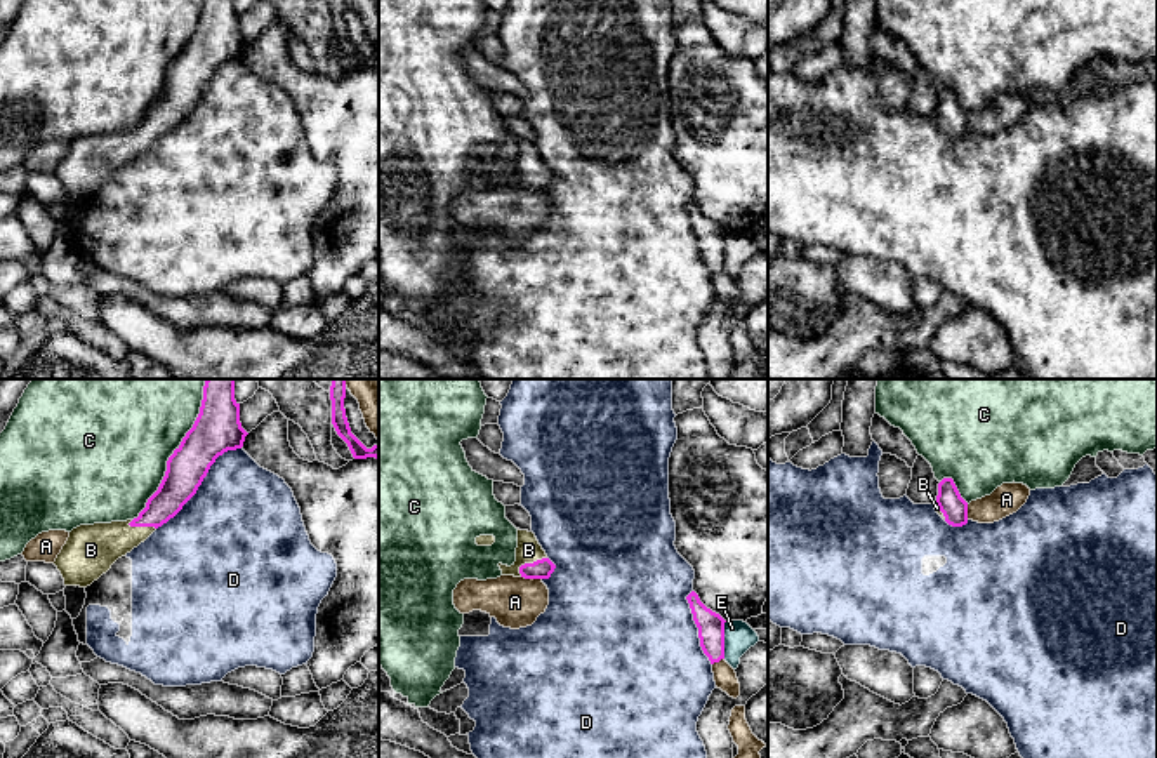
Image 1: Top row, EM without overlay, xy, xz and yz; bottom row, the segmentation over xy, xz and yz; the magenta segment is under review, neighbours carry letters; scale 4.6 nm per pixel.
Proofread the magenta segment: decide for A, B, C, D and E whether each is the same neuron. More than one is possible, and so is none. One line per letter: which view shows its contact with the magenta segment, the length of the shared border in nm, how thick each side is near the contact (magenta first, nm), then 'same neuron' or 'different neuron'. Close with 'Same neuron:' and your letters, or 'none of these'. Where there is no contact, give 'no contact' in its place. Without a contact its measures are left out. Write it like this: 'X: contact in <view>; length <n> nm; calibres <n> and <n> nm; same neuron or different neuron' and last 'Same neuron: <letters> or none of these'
A: contact in xz; length 100 nm; calibres 90 and 240 nm; different neuron
B: contact in xz; length 160 nm; calibres 90 and 120 nm; same neuron
C: contact in xy; length 750 nm; calibres 220 and 500 nm; different neuron
D: contact in xy; length 550 nm; calibres 200 and 500 nm; different neuron
E: contact in xz; length 180 nm; calibres 130 and 140 nm; different neuron
Same neuron: B

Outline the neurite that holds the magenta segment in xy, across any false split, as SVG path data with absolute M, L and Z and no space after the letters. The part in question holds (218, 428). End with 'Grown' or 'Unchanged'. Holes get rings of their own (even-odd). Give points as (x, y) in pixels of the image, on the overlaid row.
M205 381L200 414L169 457L158 490L148 499L137 518L80 525L69 532L54 562L64 586L87 588L97 581L118 558L144 542L182 509L219 455L243 447L248 433L240 422L235 381Z. Grown

